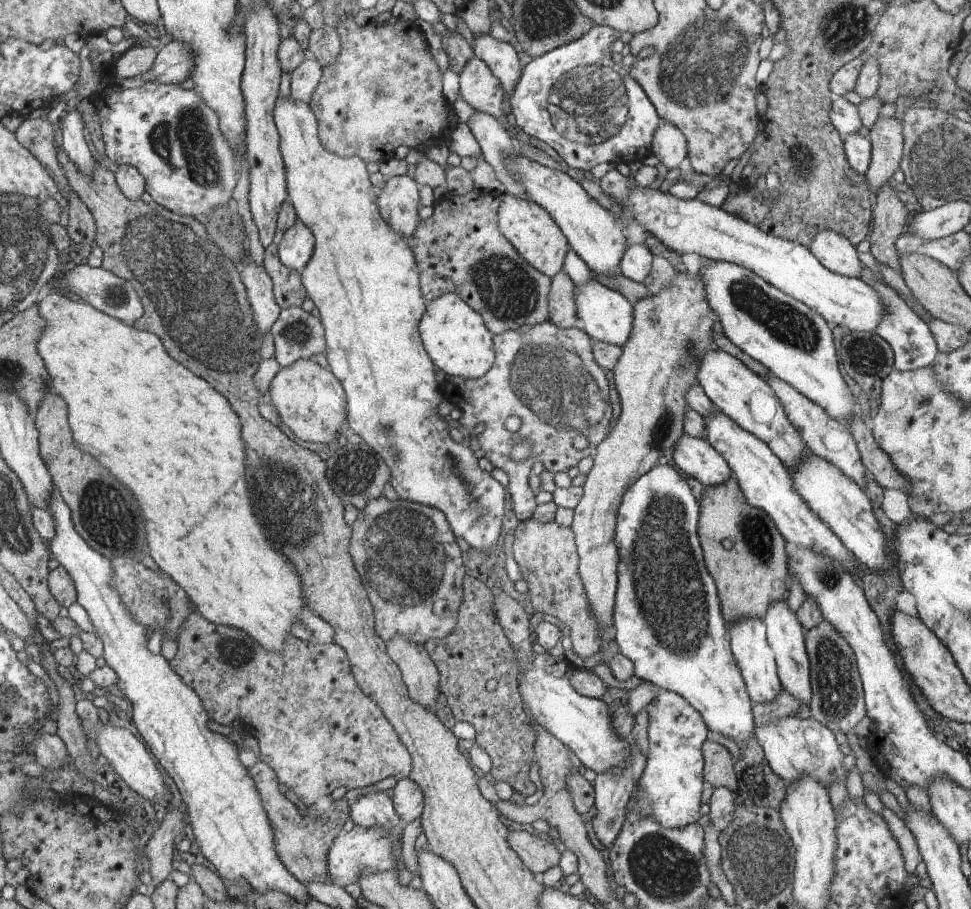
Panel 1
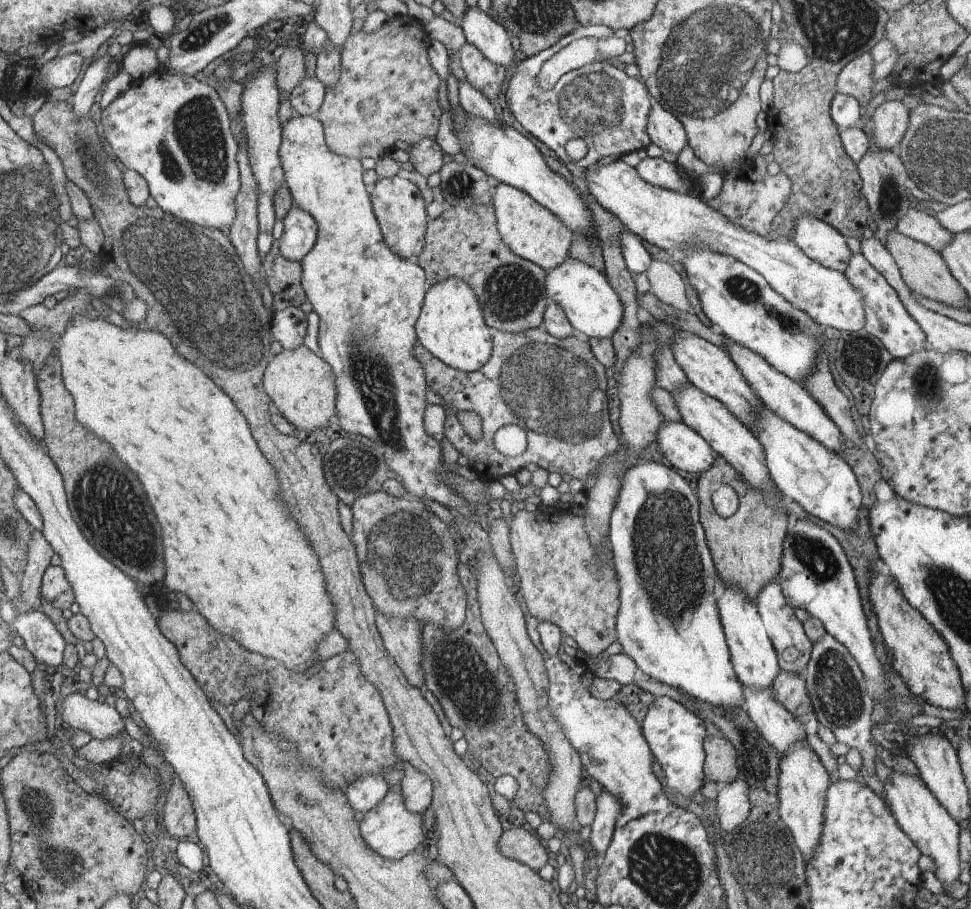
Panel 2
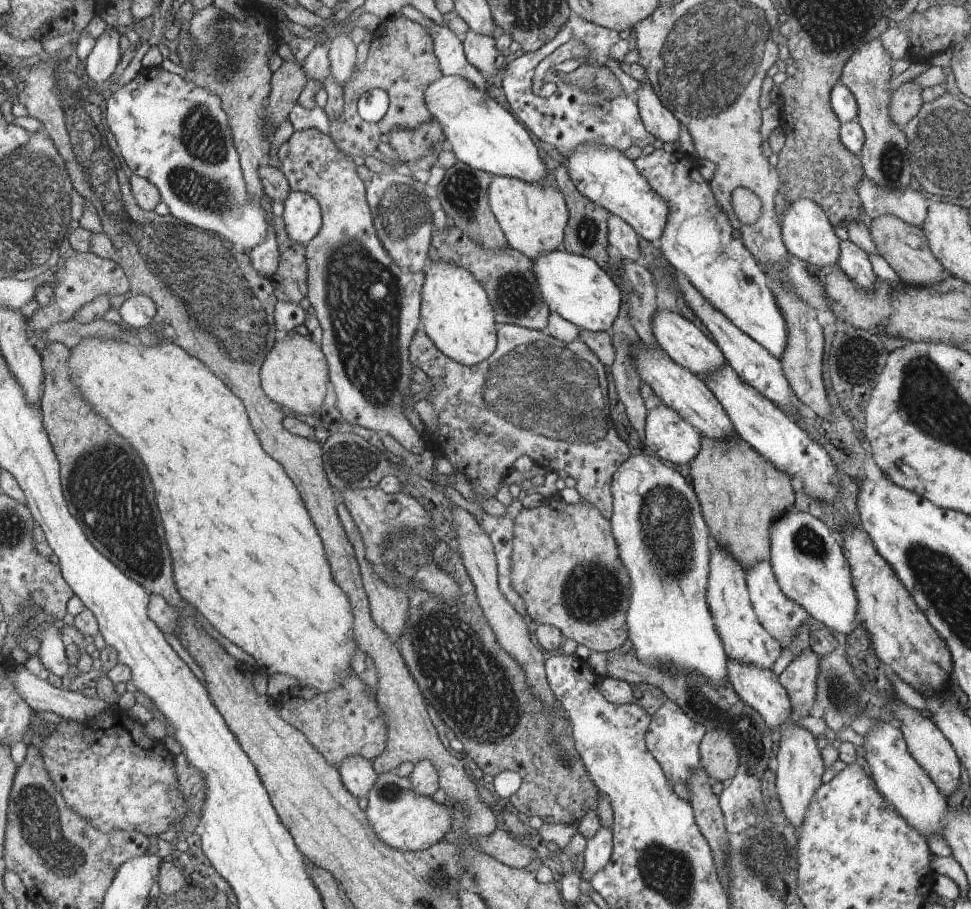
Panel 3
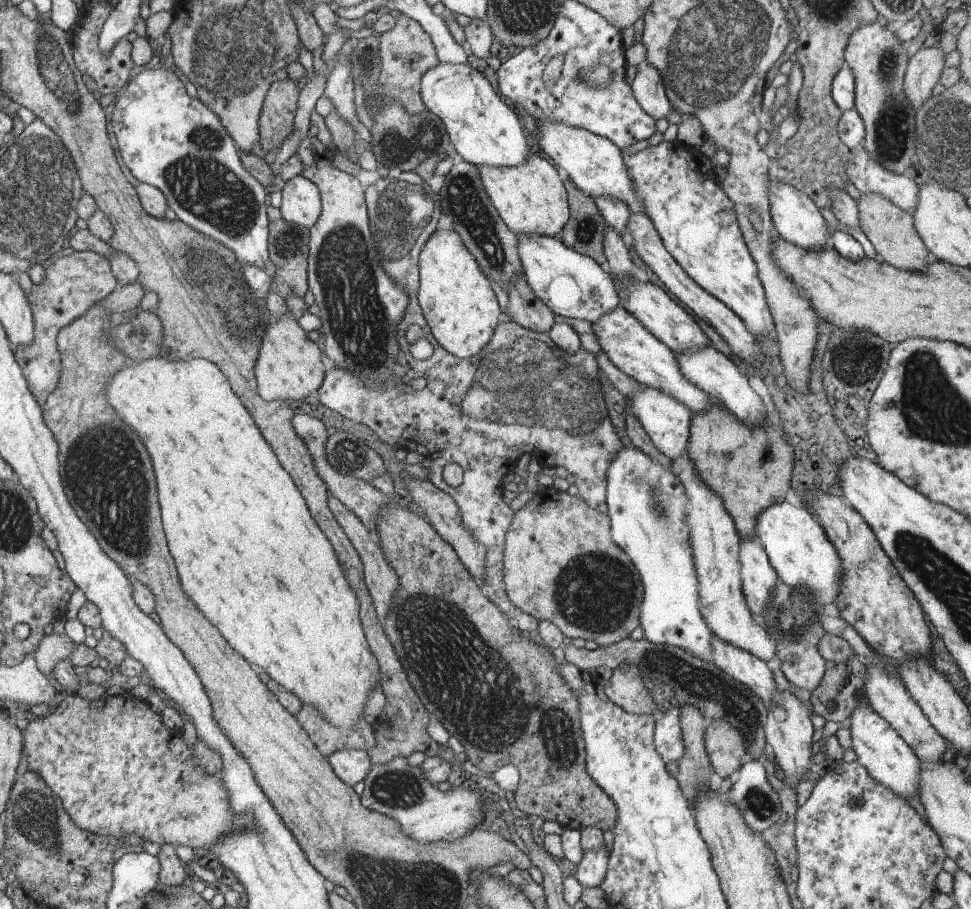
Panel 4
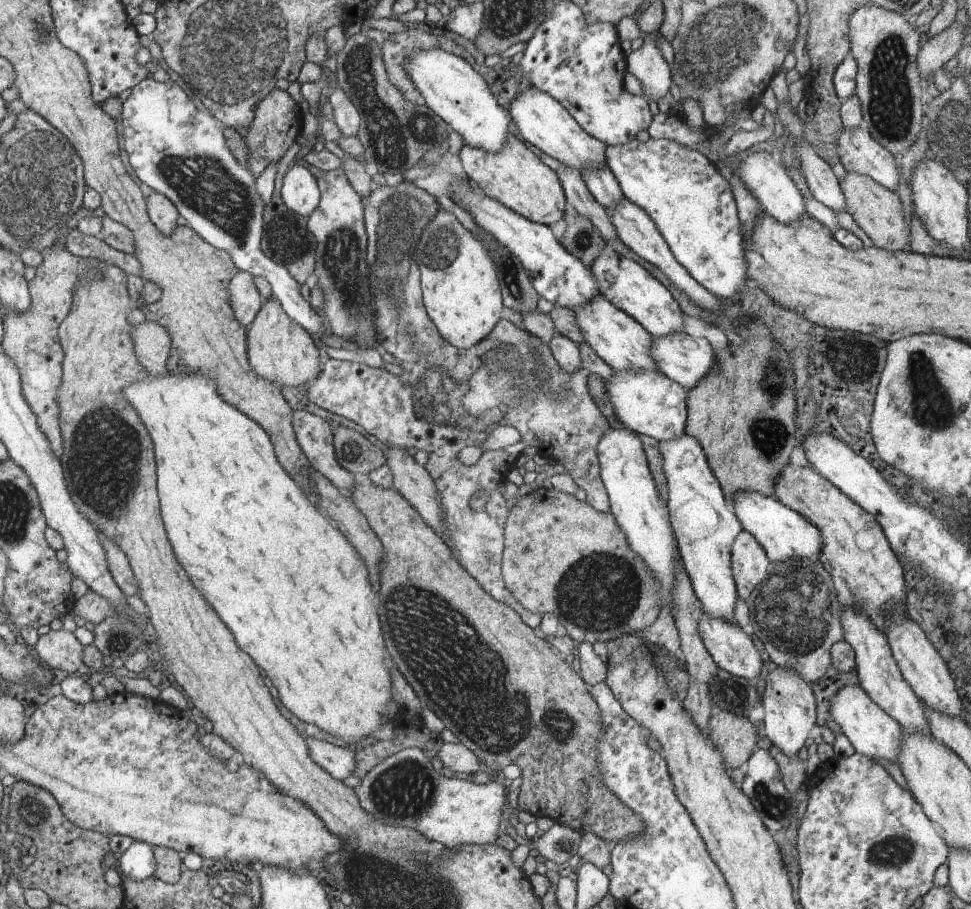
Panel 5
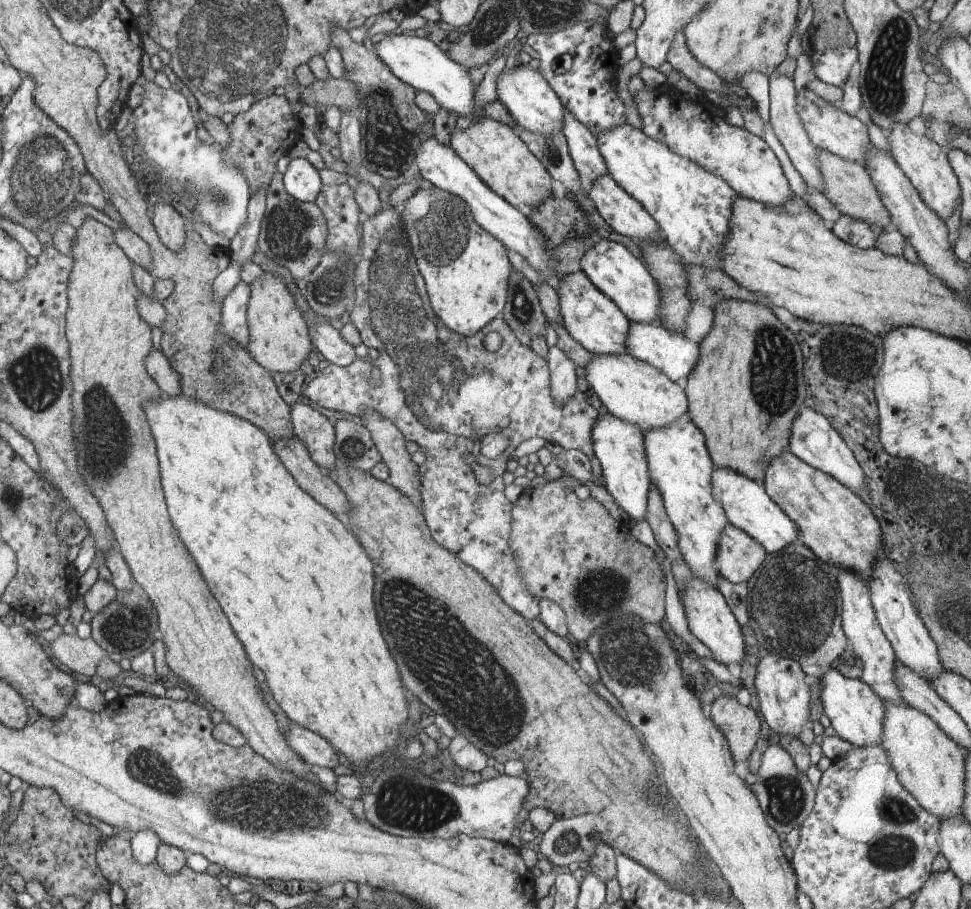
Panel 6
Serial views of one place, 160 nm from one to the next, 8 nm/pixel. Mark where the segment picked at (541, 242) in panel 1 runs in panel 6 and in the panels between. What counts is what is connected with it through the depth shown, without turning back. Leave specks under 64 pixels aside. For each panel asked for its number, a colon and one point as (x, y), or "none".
2: (530, 230)
3: (533, 217)
4: (530, 198)
5: (516, 177)
6: (492, 149)

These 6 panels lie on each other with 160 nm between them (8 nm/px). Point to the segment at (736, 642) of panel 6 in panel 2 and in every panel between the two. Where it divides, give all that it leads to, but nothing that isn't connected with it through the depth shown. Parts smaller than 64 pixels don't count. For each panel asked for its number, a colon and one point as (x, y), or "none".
2: (777, 726)
3: (760, 689)
4: (745, 668)
5: (731, 648)

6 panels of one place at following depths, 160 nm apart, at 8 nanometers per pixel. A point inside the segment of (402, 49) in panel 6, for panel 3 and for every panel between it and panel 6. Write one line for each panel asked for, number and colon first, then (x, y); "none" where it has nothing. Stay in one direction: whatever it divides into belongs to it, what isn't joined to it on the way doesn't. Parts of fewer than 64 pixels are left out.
3: (482, 135)
4: (483, 130)
5: (453, 91)

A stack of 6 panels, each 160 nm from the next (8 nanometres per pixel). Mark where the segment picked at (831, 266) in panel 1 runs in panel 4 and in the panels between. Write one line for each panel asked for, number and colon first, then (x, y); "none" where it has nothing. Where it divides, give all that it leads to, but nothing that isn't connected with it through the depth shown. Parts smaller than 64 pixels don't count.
2: (822, 243)
3: (806, 231)
4: (796, 218)

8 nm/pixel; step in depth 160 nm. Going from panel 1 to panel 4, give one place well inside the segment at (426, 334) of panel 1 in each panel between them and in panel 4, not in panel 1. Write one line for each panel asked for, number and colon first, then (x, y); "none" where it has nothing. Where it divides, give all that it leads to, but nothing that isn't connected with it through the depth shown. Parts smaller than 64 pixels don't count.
2: (451, 326)
3: (458, 316)
4: (461, 309)

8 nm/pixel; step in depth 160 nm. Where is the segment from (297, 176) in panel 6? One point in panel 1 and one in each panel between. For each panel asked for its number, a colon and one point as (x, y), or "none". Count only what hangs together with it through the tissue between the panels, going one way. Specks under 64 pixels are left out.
1: (295, 251)
2: (300, 230)
3: (303, 219)
4: (301, 206)
5: (300, 192)

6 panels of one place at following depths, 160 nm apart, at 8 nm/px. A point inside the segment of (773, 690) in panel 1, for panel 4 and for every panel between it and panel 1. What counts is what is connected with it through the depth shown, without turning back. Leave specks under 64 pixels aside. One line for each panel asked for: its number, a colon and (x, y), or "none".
2: (753, 657)
3: (744, 639)
4: (714, 540)

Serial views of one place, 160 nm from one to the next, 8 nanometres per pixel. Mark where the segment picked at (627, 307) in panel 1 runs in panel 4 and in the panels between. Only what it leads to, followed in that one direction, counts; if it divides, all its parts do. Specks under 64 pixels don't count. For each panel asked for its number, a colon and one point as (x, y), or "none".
2: (592, 306)
3: (574, 286)
4: (574, 285)

